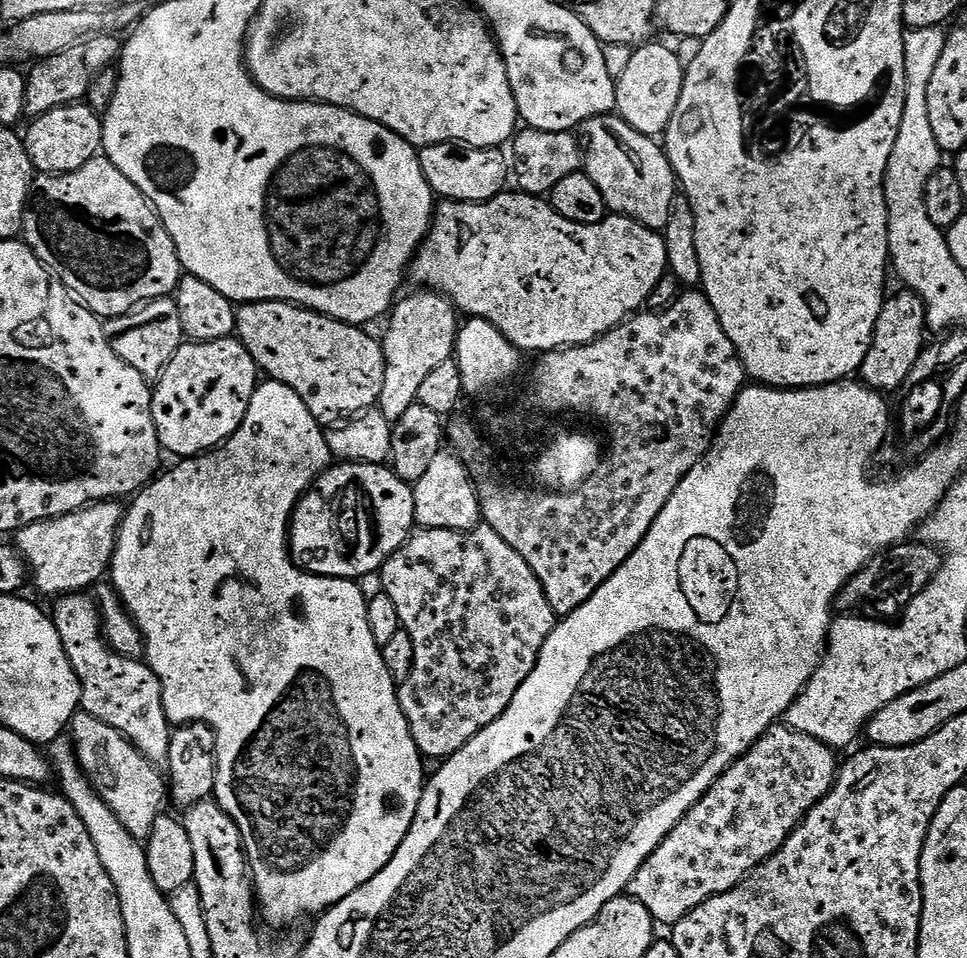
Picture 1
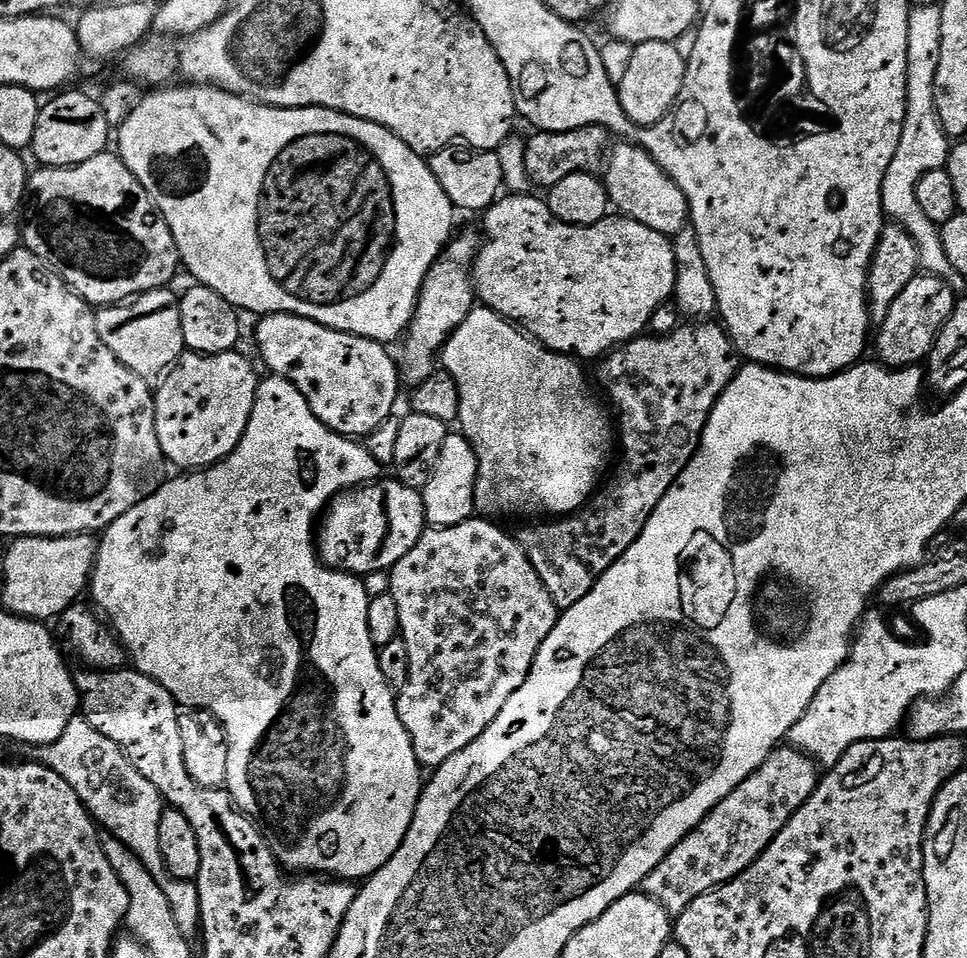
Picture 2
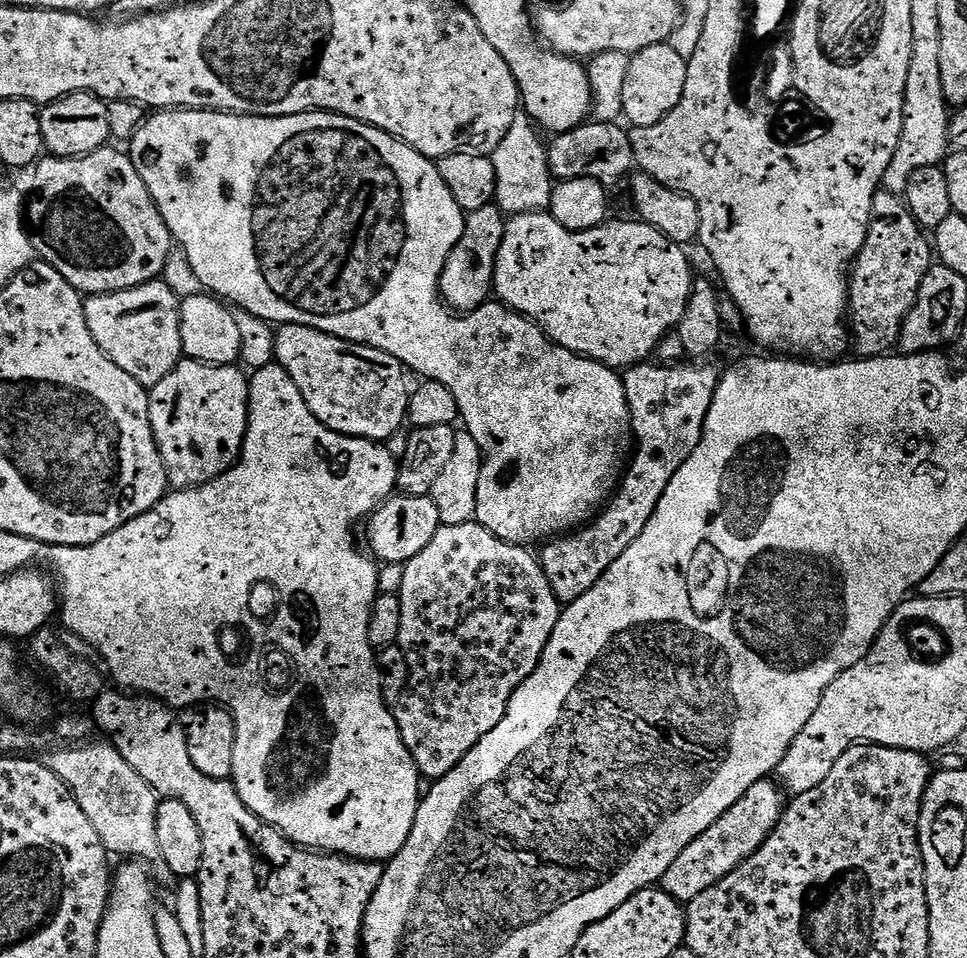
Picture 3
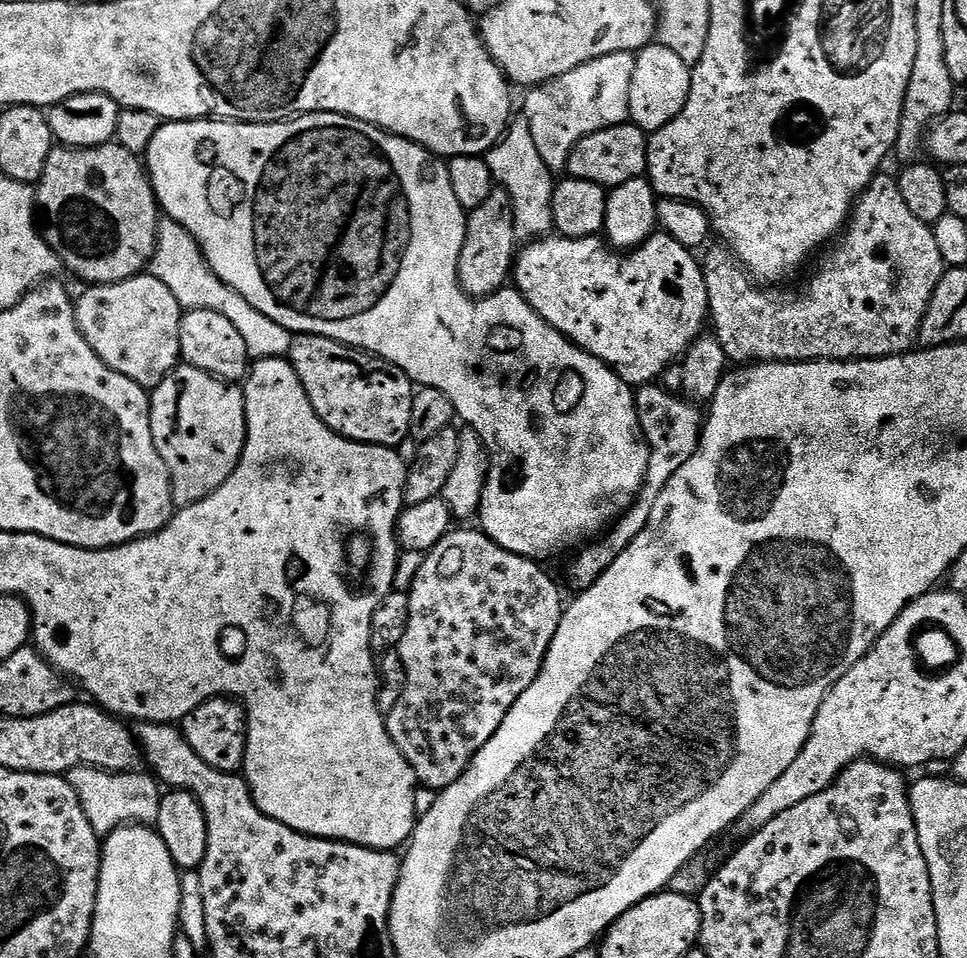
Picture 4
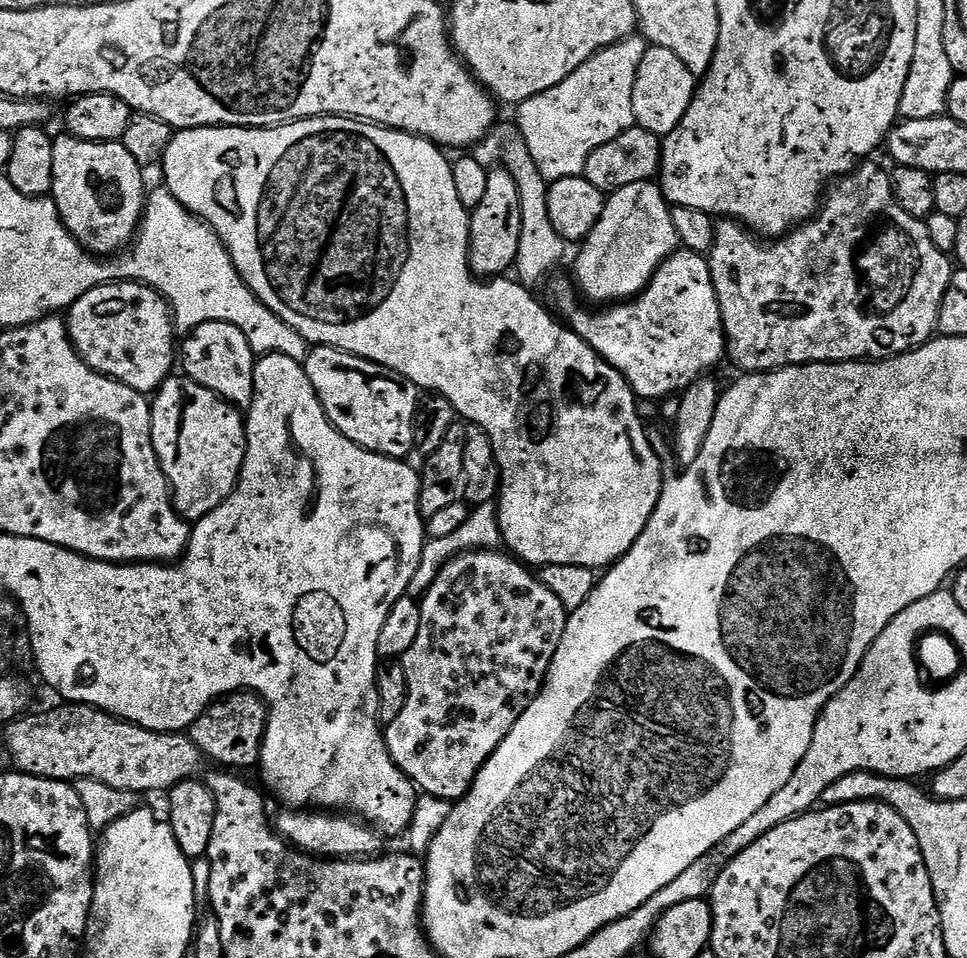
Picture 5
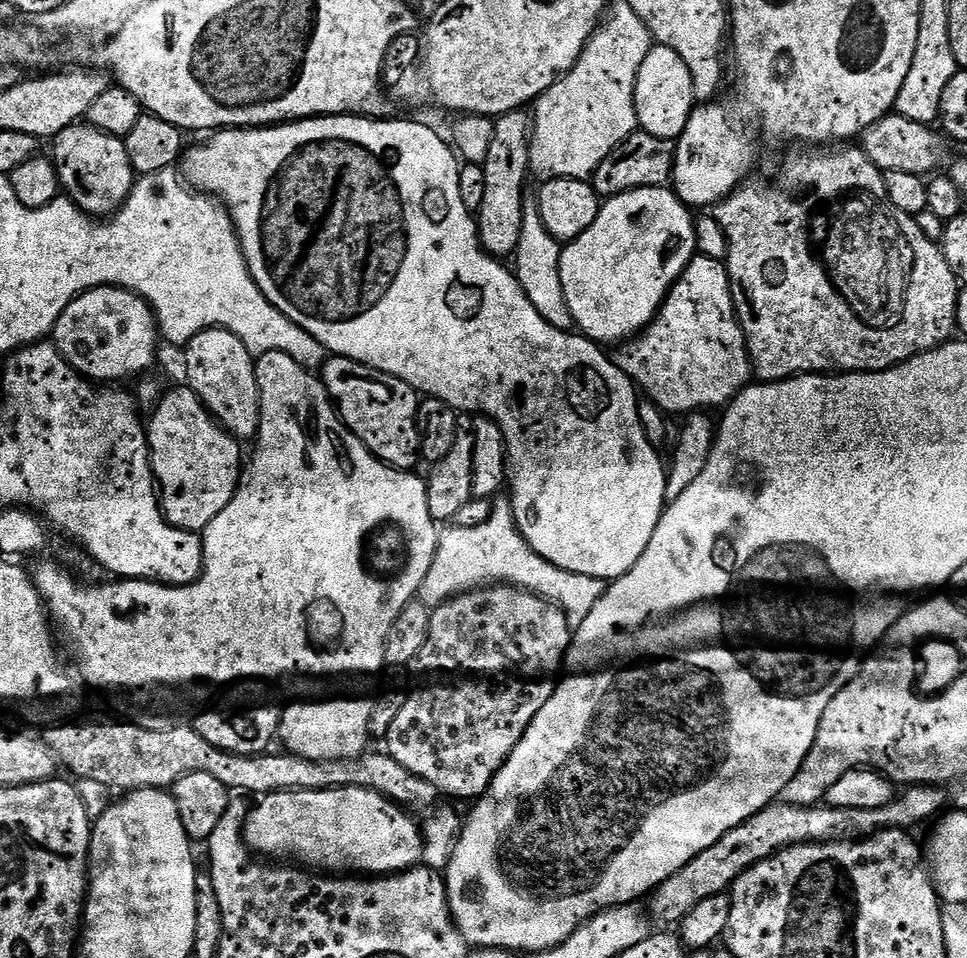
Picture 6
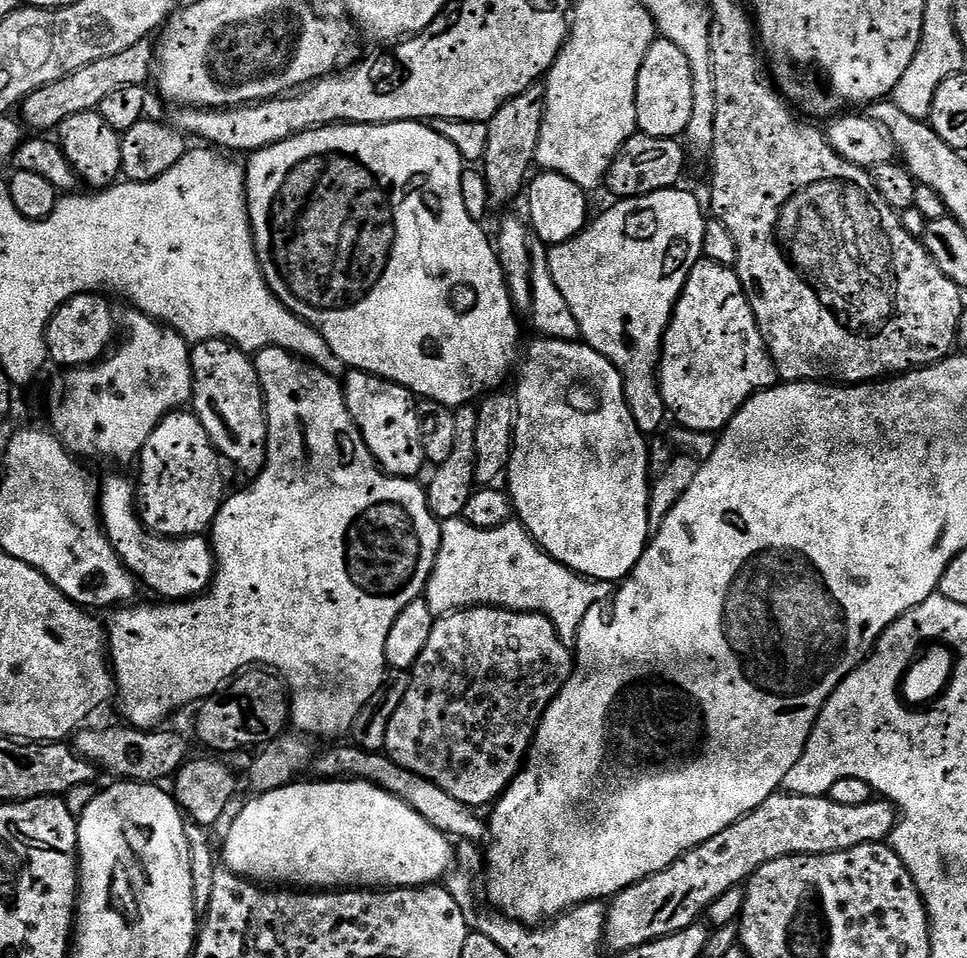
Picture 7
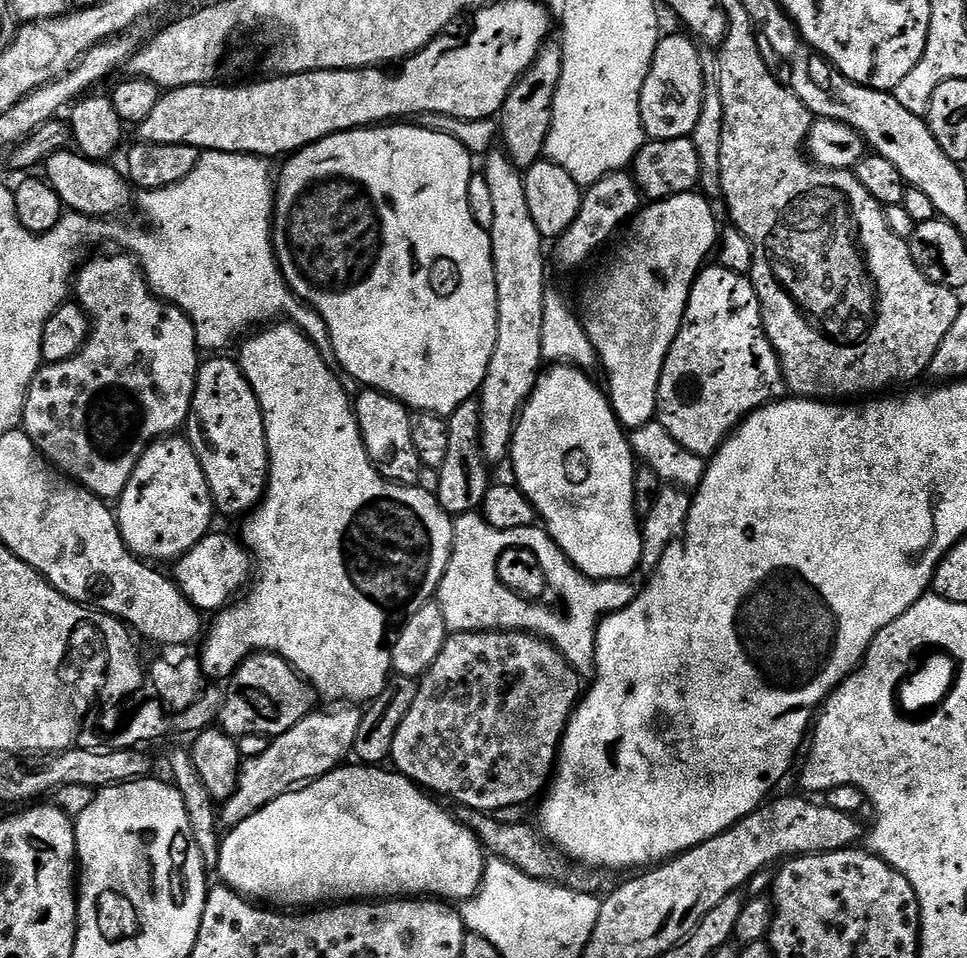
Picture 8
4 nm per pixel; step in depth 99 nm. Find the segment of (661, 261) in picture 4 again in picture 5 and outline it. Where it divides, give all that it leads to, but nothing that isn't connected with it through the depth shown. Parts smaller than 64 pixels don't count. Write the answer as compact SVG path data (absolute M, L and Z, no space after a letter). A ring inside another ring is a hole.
M676 251L662 262L662 266L658 266L656 275L639 296L631 302L618 302L599 310L593 310L581 303L571 279L555 280L551 281L552 300L557 308L555 311L566 321L567 327L578 334L578 338L585 340L611 368L618 370L618 374L626 378L626 382L641 401L660 402L663 396L675 397L696 380L707 377L711 373L708 371L720 359L725 359L726 337L722 310L718 306L714 282L710 278L710 266L701 253Z

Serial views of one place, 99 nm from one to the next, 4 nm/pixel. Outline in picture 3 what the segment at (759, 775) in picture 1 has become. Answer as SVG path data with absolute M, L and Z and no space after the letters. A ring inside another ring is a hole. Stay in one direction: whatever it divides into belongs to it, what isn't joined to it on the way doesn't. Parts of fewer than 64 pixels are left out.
M775 779L754 782L754 786L750 786L750 790L746 790L746 794L742 794L742 798L738 798L738 802L734 802L734 806L730 806L730 810L726 810L718 822L714 822L714 826L702 830L702 834L698 834L698 838L694 838L694 842L690 842L690 846L686 846L686 850L682 850L682 854L670 862L670 870L666 870L659 887L670 894L670 898L679 900L681 905L686 906L698 898L702 890L710 890L710 886L722 882L726 874L753 856L776 829L786 807L783 795L785 793Z

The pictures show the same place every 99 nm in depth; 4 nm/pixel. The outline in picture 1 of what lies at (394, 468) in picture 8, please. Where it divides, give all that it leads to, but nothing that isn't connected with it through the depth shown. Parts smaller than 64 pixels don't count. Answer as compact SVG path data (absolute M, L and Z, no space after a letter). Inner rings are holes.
M263 300L237 307L235 335L254 358L257 369L267 379L290 386L290 390L294 390L294 394L306 402L306 410L310 410L310 414L314 414L322 426L343 425L357 414L364 414L379 405L382 382L386 378L384 345L363 327L343 324L340 320L312 312L309 308L301 308L299 304Z

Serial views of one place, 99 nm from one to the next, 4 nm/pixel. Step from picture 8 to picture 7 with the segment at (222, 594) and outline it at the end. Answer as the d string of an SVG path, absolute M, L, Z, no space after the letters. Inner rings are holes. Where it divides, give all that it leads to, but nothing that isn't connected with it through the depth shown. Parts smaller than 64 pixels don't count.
M112 476L104 484L104 489L98 492L98 515L103 523L104 532L112 549L120 555L120 561L129 569L141 585L144 584L152 592L157 592L157 597L165 601L187 600L199 596L201 592L208 591L208 585L216 571L216 561L212 555L212 545L203 535L186 536L183 538L165 538L157 536L144 527L141 513L138 511L138 492L124 476Z

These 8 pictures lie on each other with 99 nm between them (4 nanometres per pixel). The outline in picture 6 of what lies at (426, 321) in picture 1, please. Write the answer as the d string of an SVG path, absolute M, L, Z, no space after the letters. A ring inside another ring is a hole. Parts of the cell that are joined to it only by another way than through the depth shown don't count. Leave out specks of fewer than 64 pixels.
M527 111L508 112L495 117L492 124L490 150L482 165L486 174L486 191L482 194L482 206L475 213L476 229L480 235L480 245L485 252L497 258L511 257L518 246L522 234L524 217L524 179L528 176L528 145L530 143L530 116Z

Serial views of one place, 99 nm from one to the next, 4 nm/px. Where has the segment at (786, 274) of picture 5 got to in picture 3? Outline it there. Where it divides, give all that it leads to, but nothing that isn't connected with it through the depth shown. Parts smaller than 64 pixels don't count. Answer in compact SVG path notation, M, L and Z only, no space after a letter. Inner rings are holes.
M879 191L872 203L872 225L866 242L856 256L856 263L850 273L848 285L848 312L850 313L850 336L861 357L871 358L891 353L897 347L900 327L906 314L914 306L922 278L926 278L934 263L934 248L924 236L920 223L908 212L901 197L892 192Z

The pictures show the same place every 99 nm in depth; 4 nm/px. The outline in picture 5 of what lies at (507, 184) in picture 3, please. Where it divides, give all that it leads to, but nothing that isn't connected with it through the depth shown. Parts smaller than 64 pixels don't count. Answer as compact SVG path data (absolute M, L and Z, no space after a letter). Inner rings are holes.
M512 122L497 123L492 131L475 145L474 155L484 168L491 169L496 165L505 168L510 178L514 178L514 186L518 186L518 202L522 202L522 238L518 238L514 276L525 288L535 289L535 284L542 283L544 279L547 281L553 275L551 272L563 258L566 248L566 241L560 237L558 230L554 230L554 222L550 222L549 177L544 177L545 169L537 164L534 158L530 158L530 148L526 146L520 129Z

